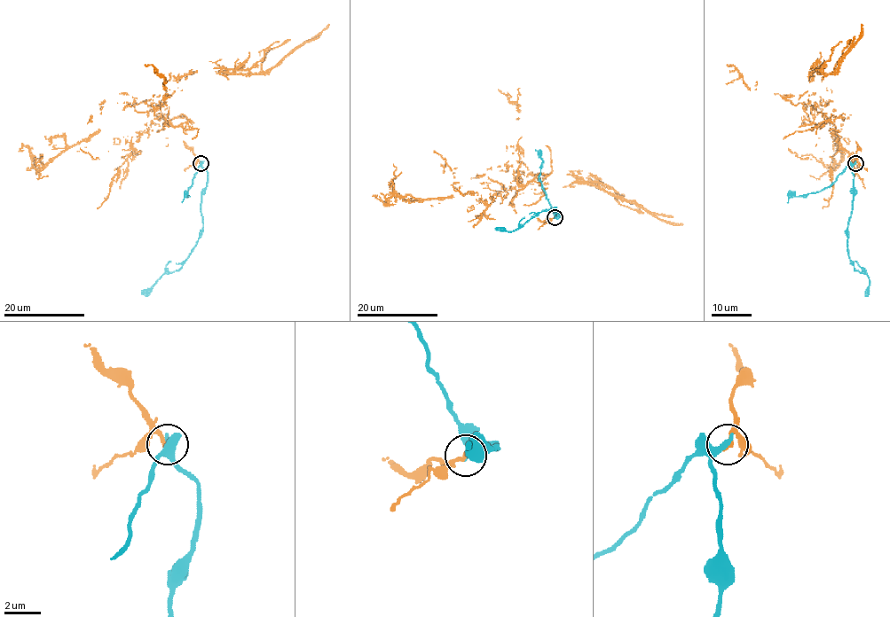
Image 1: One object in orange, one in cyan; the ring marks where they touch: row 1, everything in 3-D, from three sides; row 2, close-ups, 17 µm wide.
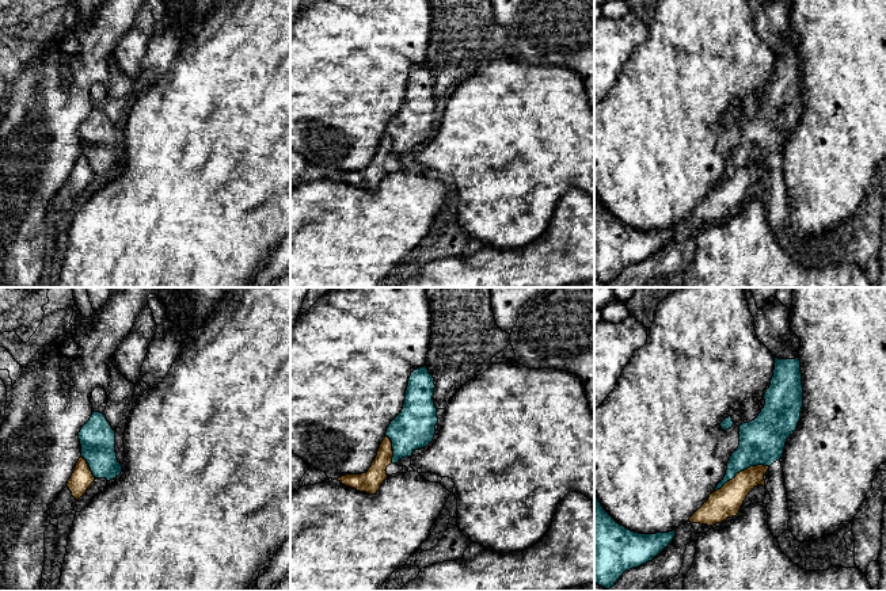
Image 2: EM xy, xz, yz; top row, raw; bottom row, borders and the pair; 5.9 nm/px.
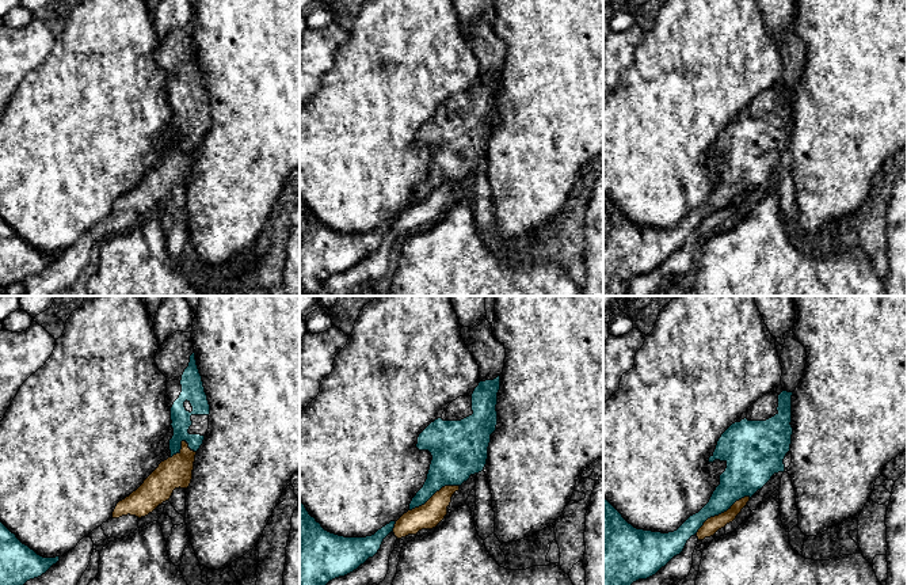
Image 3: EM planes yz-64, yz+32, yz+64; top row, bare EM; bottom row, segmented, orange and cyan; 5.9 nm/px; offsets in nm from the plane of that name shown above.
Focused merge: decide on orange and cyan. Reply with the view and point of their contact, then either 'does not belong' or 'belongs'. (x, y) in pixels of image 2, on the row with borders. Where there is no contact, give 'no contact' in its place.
meets orange in yz at (742, 471); does not belong

